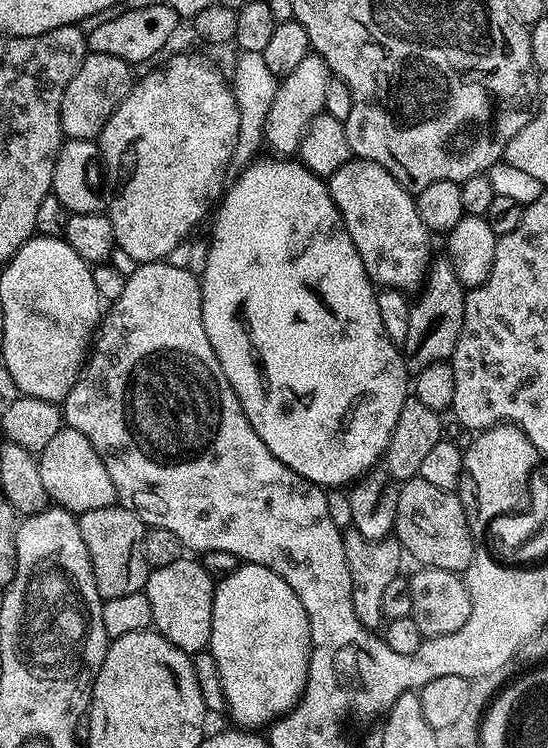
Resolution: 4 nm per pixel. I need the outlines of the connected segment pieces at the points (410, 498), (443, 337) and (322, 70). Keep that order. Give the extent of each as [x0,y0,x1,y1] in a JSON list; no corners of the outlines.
[[394,475,478,574],[402,258,466,374],[262,54,330,158]]

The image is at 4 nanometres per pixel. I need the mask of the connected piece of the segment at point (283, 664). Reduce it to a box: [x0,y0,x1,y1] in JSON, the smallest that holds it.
[208,563,312,730]

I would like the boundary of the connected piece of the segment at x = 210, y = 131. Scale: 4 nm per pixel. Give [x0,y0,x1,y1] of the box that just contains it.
[102,52,239,262]

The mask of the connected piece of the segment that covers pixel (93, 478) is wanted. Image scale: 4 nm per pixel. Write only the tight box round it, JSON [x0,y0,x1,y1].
[38,426,117,514]

